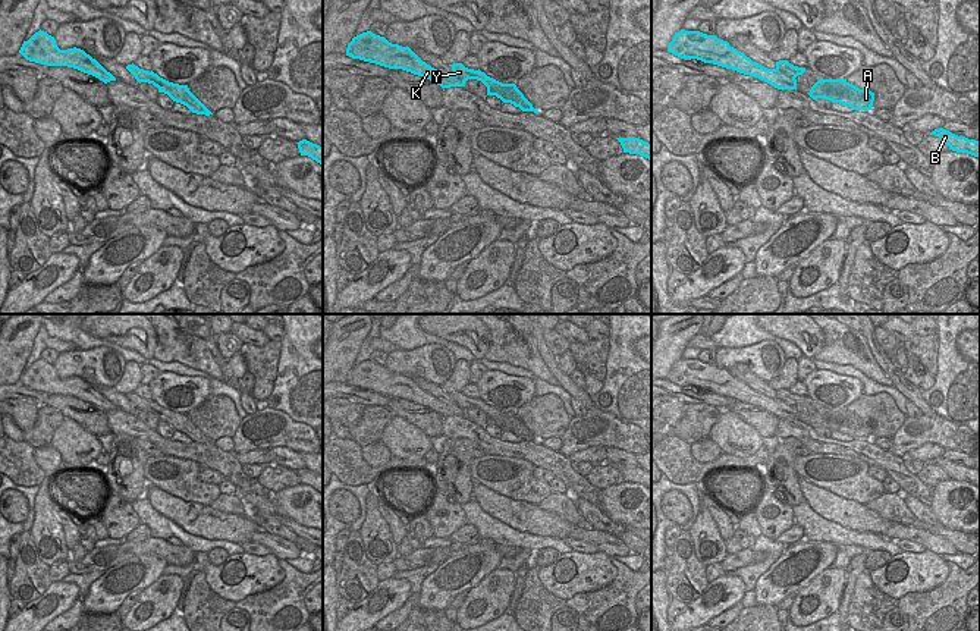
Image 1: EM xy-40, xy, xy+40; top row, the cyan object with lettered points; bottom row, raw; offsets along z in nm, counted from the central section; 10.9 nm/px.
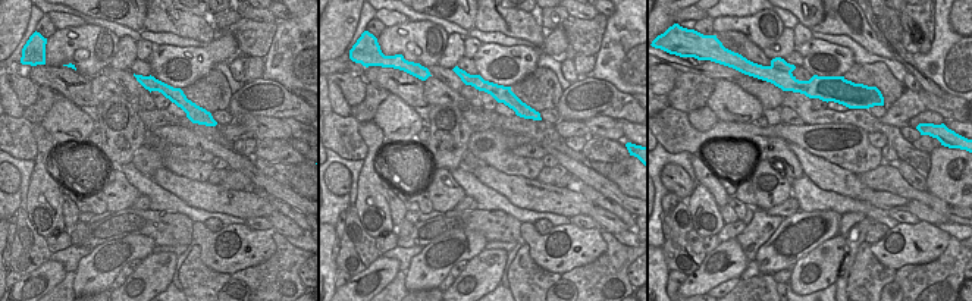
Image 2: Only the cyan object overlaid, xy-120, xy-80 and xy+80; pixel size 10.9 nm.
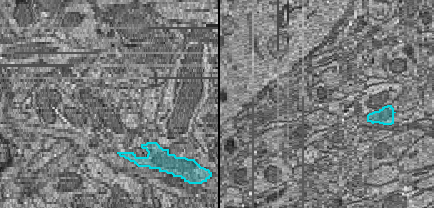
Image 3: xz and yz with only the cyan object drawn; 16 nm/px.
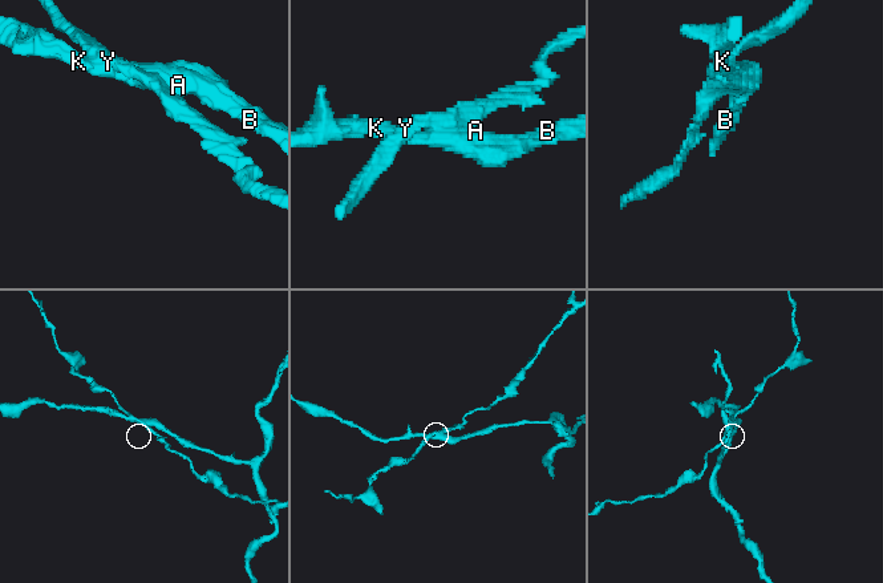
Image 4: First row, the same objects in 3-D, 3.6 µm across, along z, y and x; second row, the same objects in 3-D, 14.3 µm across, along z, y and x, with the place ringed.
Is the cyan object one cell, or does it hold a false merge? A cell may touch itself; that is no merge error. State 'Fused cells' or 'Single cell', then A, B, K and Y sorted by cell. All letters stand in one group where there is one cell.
Fused cells. Groups: A B K / Y

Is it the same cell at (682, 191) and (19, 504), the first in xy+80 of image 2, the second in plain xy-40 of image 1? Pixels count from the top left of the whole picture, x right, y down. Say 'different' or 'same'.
same

